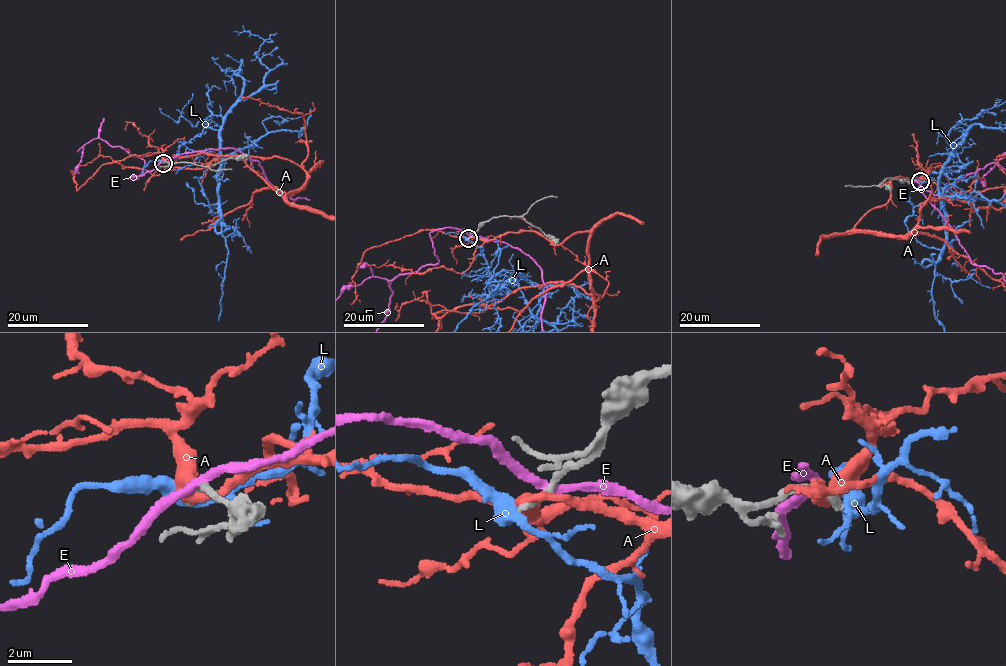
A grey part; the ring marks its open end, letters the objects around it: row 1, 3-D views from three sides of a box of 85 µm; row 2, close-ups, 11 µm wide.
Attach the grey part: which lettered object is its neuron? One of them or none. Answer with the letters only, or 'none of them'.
none of them

